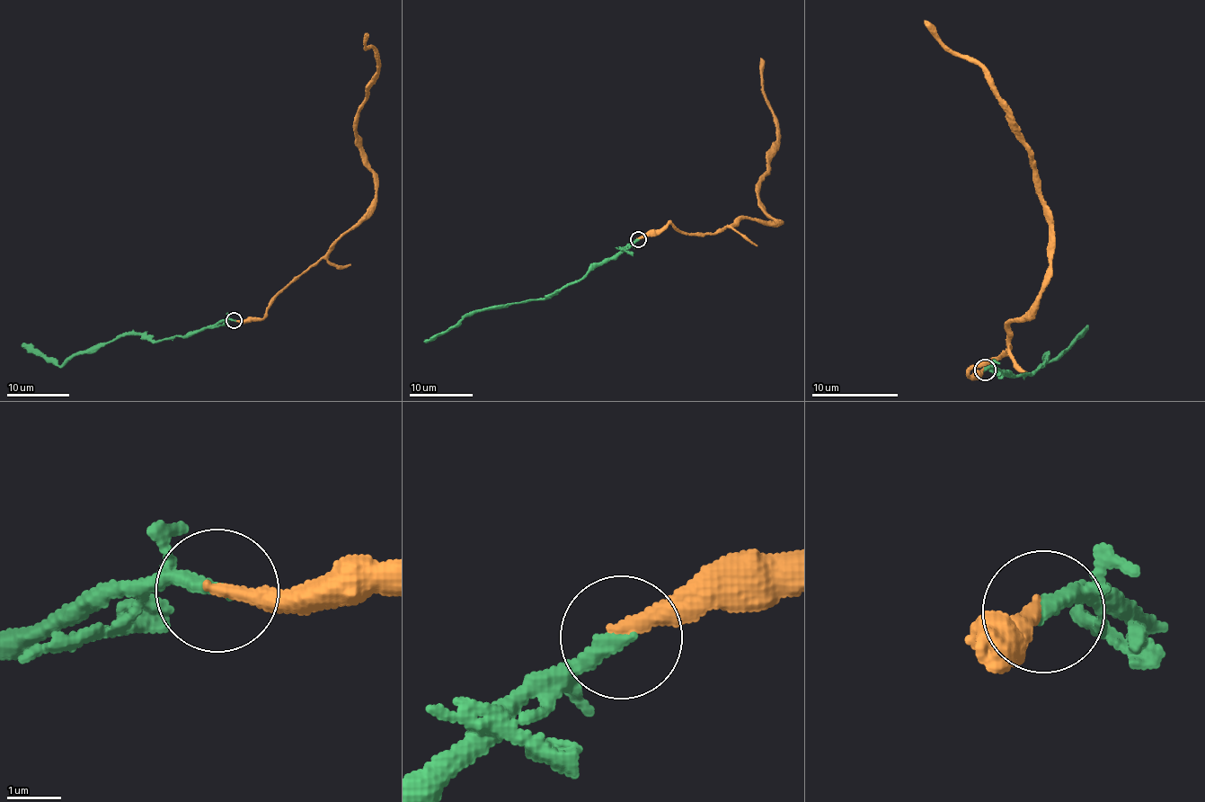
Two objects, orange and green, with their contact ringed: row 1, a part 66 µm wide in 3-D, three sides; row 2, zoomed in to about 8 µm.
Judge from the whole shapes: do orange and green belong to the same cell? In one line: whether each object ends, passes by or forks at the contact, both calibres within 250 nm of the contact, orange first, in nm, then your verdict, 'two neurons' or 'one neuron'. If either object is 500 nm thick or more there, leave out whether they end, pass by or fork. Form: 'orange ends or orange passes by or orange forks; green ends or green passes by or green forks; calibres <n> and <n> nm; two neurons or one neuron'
orange ends; green ends; calibres 320 and 300 nm; one neuron

